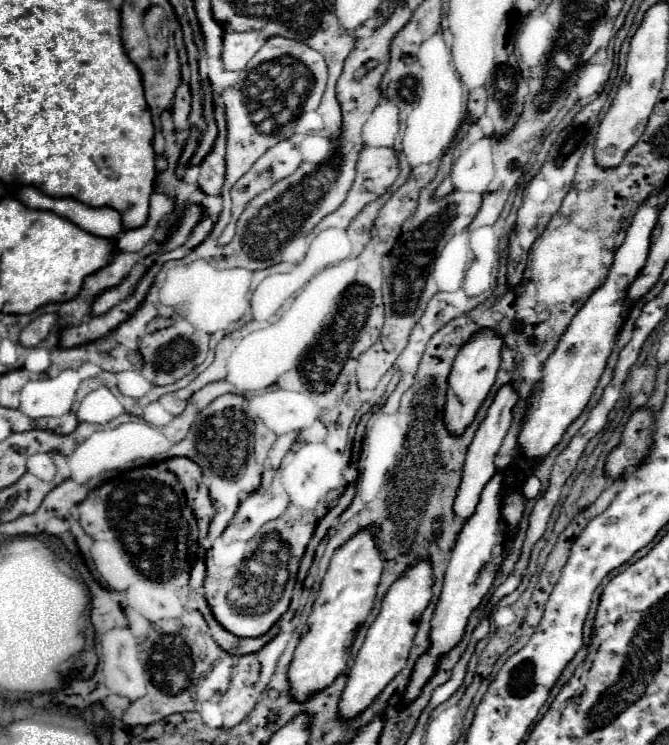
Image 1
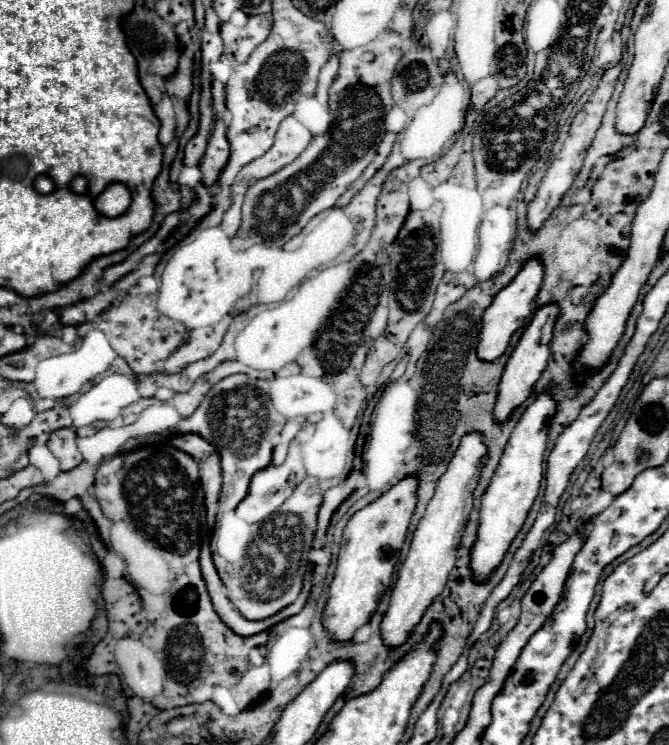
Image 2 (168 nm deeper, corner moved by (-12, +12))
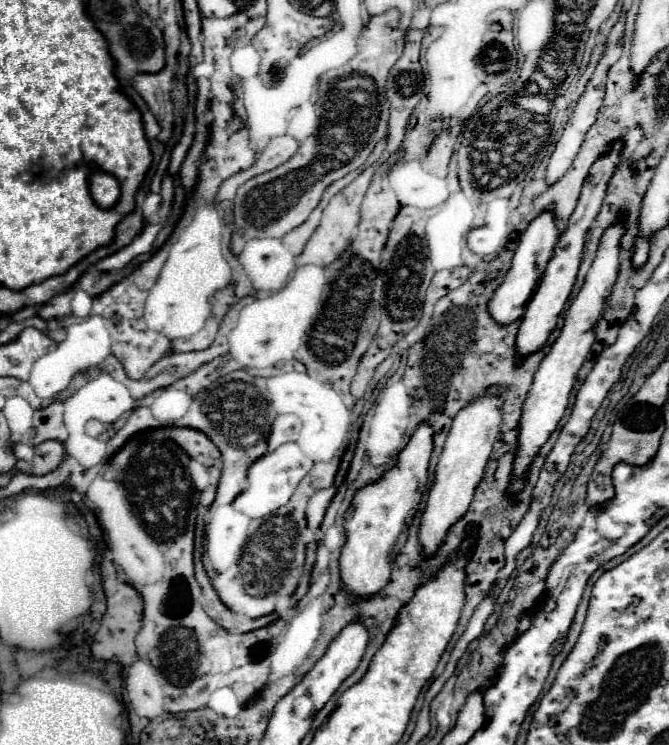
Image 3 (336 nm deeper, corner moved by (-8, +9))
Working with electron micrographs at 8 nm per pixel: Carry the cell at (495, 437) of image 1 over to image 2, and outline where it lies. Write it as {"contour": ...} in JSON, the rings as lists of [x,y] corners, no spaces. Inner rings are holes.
{"contour":[[[548,304],[548,306],[542,306],[540,310],[536,310],[534,316],[530,318],[530,322],[528,322],[528,326],[526,326],[526,330],[524,330],[518,346],[514,348],[512,356],[508,358],[506,370],[504,370],[502,380],[500,380],[498,400],[496,400],[496,408],[494,408],[494,420],[496,420],[496,424],[508,422],[510,416],[514,414],[514,410],[522,402],[526,402],[530,398],[532,388],[538,382],[538,378],[544,372],[544,368],[548,364],[548,358],[550,358],[550,340],[552,340],[552,328],[554,328],[556,316],[558,316],[556,304]]]}

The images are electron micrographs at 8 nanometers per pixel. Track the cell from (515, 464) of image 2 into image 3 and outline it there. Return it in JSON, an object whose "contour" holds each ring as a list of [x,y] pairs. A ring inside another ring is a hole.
{"contour":[[[620,211],[618,219],[610,227],[606,227],[606,231],[602,233],[600,243],[598,243],[598,251],[596,251],[596,259],[584,279],[584,285],[564,315],[564,327],[534,375],[534,383],[532,383],[528,399],[524,403],[522,421],[520,421],[520,459],[516,459],[516,471],[512,471],[512,475],[516,475],[516,487],[520,487],[520,479],[524,479],[526,469],[530,467],[534,457],[538,455],[540,447],[546,443],[548,435],[556,429],[560,417],[564,415],[576,373],[580,371],[582,363],[586,361],[586,357],[590,353],[590,347],[594,343],[594,327],[606,309],[606,301],[608,301],[612,285],[618,277],[620,251],[622,251],[620,241],[624,237],[624,233],[626,233],[626,211]]]}

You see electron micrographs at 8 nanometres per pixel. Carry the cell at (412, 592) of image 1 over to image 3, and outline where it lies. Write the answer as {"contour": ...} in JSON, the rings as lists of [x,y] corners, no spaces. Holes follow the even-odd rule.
{"contour":[[[490,387],[484,393],[476,395],[466,407],[462,407],[454,421],[452,429],[446,437],[444,451],[438,459],[436,465],[436,475],[434,475],[434,485],[428,493],[428,505],[422,515],[422,525],[420,525],[420,543],[422,543],[422,555],[432,557],[440,543],[444,541],[446,531],[464,515],[468,509],[468,503],[472,501],[474,489],[478,487],[482,475],[484,475],[484,465],[492,453],[492,445],[498,437],[500,423],[502,423],[502,393],[498,387]]]}

